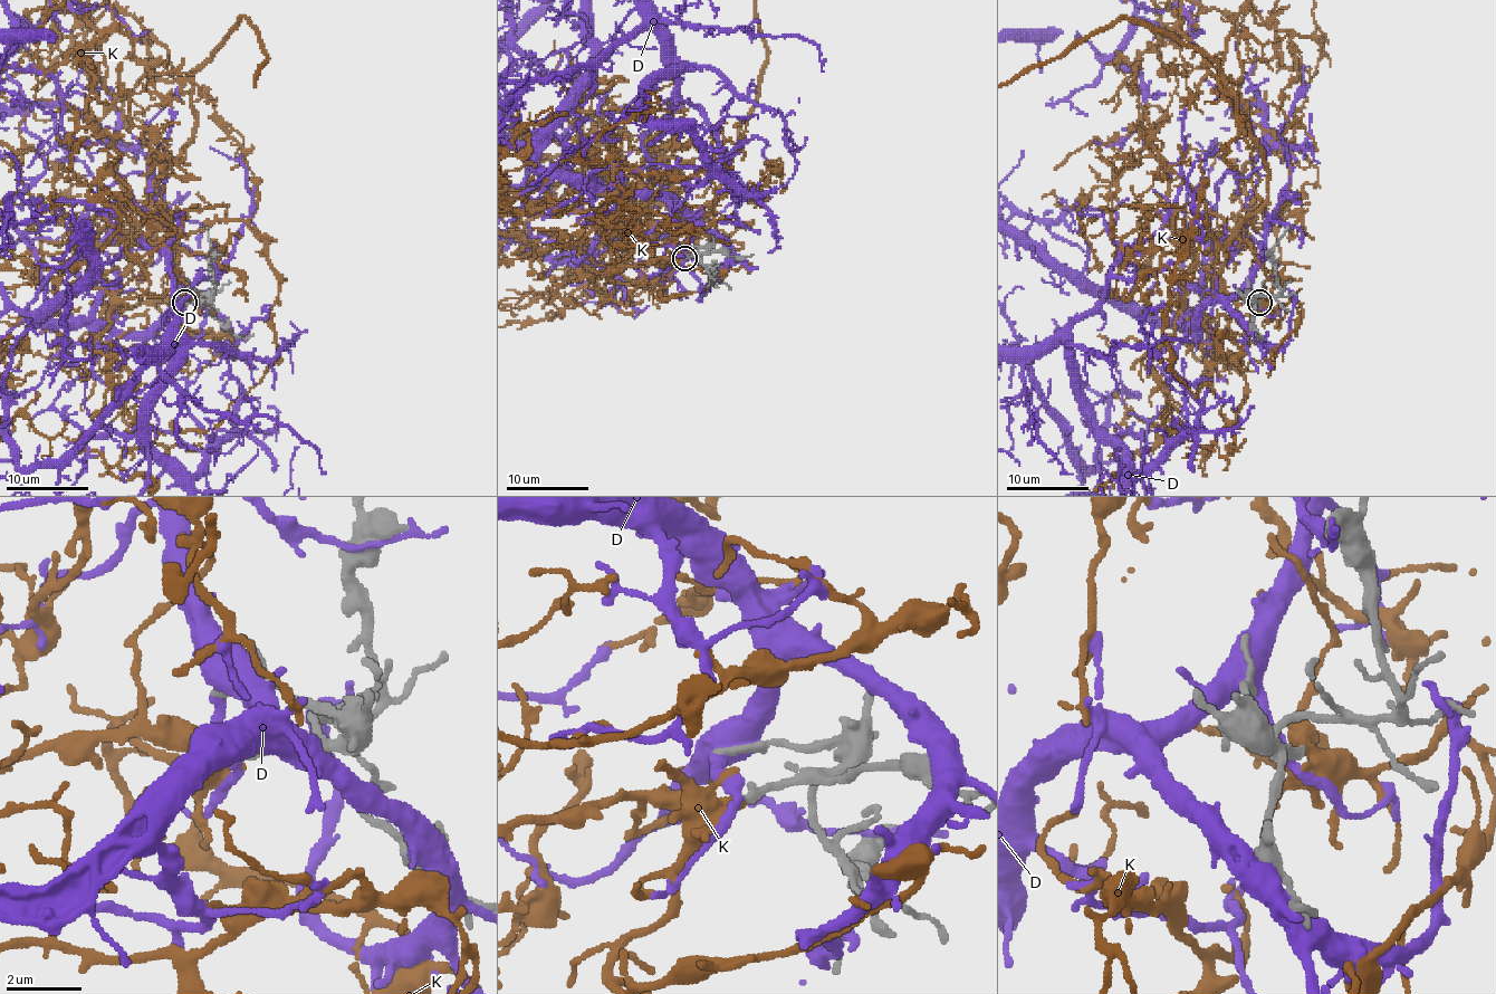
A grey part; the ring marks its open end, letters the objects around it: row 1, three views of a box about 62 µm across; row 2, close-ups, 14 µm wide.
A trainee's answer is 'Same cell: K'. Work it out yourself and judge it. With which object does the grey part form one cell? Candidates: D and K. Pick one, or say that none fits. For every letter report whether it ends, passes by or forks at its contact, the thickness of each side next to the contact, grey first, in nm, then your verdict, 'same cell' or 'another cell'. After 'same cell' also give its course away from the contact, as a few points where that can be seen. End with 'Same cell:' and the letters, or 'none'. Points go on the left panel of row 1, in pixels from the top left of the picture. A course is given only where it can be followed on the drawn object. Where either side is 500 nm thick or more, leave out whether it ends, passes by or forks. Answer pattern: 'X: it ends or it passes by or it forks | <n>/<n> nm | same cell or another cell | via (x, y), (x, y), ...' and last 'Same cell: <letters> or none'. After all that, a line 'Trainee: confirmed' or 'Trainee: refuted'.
D: it passes by | 280/360 nm | another cell
K: it passes by | 240/360 nm | same cell
Same cell: K
Trainee: confirmed

